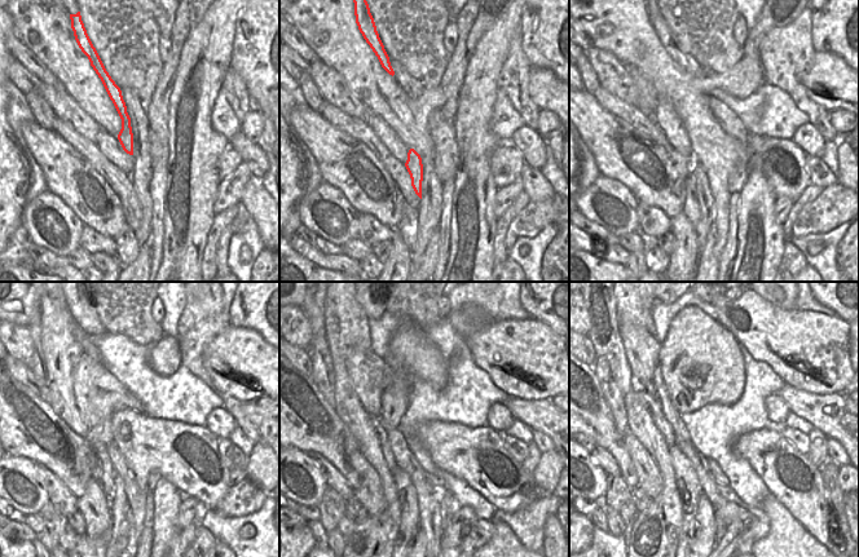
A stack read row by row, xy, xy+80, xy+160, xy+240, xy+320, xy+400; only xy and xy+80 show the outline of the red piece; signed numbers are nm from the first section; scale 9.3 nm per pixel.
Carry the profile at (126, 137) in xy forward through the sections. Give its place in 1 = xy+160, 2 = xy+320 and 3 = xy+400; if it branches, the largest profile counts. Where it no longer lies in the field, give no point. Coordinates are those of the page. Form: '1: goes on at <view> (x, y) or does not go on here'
1: goes on at xy+160 (705, 199)
2: goes on at xy+320 (402, 544)
3: goes on at xy+400 (682, 544)

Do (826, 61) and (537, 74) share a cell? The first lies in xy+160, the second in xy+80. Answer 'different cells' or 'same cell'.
same cell

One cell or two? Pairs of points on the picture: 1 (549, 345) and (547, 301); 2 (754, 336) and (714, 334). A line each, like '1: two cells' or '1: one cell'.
1: two cells
2: two cells

